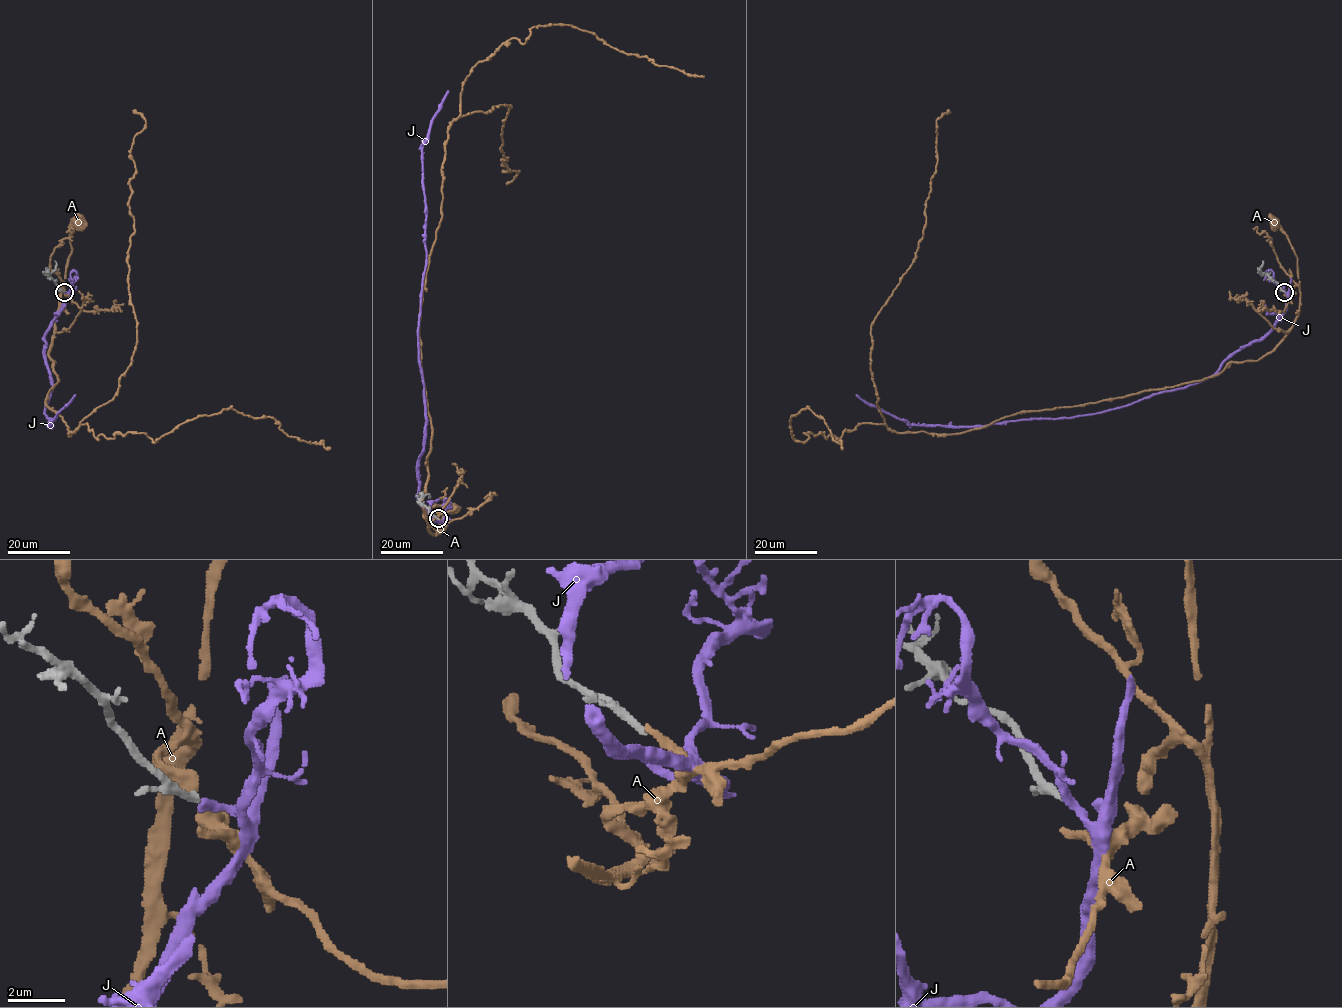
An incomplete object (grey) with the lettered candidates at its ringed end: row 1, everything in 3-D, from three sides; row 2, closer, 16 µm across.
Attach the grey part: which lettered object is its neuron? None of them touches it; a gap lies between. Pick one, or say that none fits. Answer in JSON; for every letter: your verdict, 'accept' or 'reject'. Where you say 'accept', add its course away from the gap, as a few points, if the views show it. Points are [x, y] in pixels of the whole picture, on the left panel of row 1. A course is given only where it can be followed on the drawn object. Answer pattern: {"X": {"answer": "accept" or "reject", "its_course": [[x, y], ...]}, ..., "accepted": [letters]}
{"A": {"answer": "accept", "its_course": [[64, 294], [68, 294], [61, 287], [71, 252], [70, 228], [77, 223]]}, "J": {"answer": "reject"}, "accepted": ["A"]}

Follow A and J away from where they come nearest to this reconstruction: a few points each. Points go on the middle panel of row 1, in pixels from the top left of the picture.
A: (438, 518), (442, 524), (435, 528), (436, 534), (445, 528), (443, 515), (451, 509)
J: (438, 521), (443, 523), (418, 502), (425, 407), (418, 331), (426, 263), (422, 144), (449, 91)

